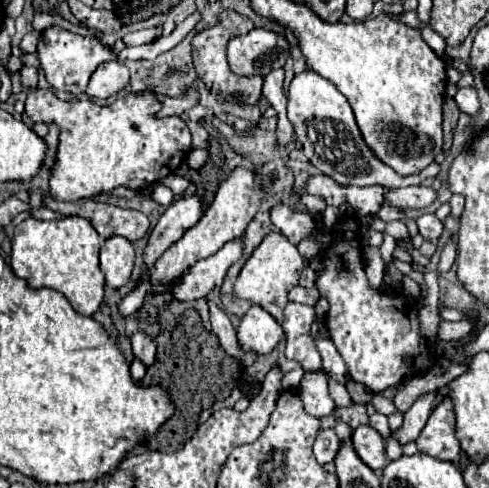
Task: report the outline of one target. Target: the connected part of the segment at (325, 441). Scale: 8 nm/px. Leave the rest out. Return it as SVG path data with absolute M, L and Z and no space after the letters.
M321 430L315 440L315 446L313 446L317 462L319 464L333 462L339 452L339 446L341 446L341 440L337 438L337 434L333 430Z

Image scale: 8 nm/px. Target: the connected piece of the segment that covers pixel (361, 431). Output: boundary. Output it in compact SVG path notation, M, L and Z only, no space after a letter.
M359 426L357 430L353 430L353 448L357 456L373 470L379 470L387 464L383 438L371 426Z

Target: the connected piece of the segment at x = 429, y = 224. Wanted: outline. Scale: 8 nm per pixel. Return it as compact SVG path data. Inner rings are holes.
M423 214L417 218L417 226L419 226L419 234L425 240L437 240L443 232L443 224L437 220L435 214Z

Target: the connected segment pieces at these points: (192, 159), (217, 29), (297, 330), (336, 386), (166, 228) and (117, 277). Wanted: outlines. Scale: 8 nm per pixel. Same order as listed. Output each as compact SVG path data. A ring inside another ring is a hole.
M191 150L191 154L189 154L189 168L193 168L193 170L199 170L203 164L207 162L207 150Z
M223 14L221 16L221 22L213 28L205 28L201 30L199 34L195 34L191 46L193 46L193 64L195 64L195 72L197 72L197 78L201 82L205 82L205 86L211 90L211 92L217 92L219 96L231 96L235 92L241 92L245 96L245 102L249 104L255 104L259 102L259 96L261 96L261 86L263 86L263 78L261 76L237 76L229 70L229 64L227 64L227 56L225 56L225 46L229 42L229 38L233 36L239 36L239 34L247 34L249 30L253 28L251 20L245 18L245 16L239 16L239 14Z
M289 302L285 306L285 320L283 330L287 336L288 359L297 362L307 372L321 370L321 356L315 348L315 340L309 336L309 328L315 320L315 308L307 304Z
M329 375L328 385L330 396L337 406L347 407L353 403L345 385L341 385L336 381L332 380L332 378Z
M199 194L177 198L165 210L165 214L159 218L157 226L149 234L149 244L147 244L147 250L145 250L145 264L147 264L147 268L151 268L155 264L155 260L173 242L177 242L185 234L187 228L197 224L201 216L203 216L203 202L201 202Z
M111 236L101 248L101 270L111 288L121 288L129 282L135 264L133 242L123 236Z

